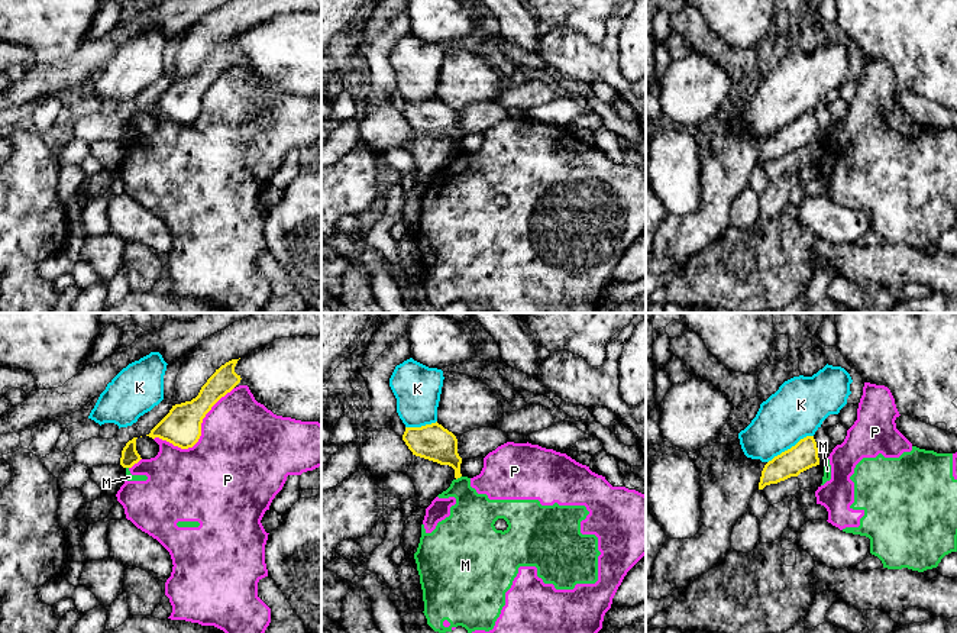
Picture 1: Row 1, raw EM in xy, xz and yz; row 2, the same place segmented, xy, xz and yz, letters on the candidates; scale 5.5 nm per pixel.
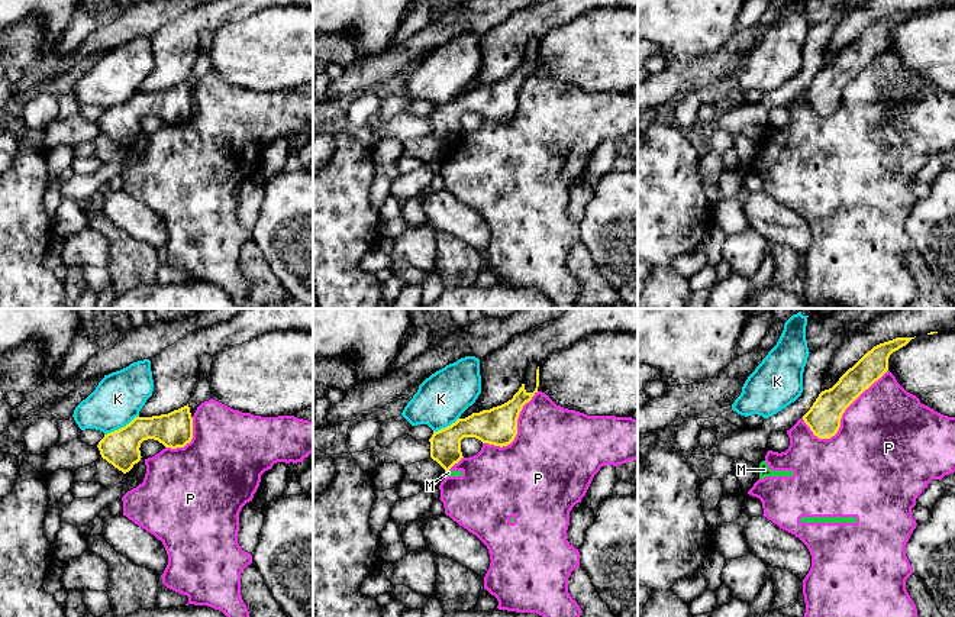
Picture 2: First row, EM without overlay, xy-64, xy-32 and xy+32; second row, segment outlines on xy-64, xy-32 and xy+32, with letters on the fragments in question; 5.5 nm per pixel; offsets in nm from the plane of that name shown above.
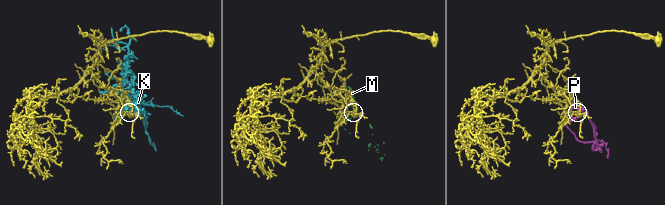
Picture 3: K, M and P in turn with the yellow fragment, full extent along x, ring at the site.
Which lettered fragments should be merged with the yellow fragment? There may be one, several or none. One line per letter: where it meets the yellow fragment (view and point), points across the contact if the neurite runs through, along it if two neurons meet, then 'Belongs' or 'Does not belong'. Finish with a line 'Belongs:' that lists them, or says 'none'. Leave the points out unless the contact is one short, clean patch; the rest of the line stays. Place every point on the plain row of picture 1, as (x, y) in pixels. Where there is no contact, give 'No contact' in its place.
K: Touches yellow at yz (791, 123). Does not belong
M: Touches yellow at xz (458, 152). Boundary: xz (461, 151), (456, 155). Does not belong
P: Touches yellow at xy (200, 110). Does not belong
Belongs: none

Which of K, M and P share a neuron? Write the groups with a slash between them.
K / M P

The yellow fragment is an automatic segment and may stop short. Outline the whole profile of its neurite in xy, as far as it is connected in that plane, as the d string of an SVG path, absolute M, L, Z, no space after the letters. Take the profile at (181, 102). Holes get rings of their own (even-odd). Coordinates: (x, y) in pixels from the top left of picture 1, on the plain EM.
M232 35L216 45L195 74L172 81L146 112L159 113L181 125L193 123L201 112L201 98L206 90L240 58L240 51L235 48L237 36Z

